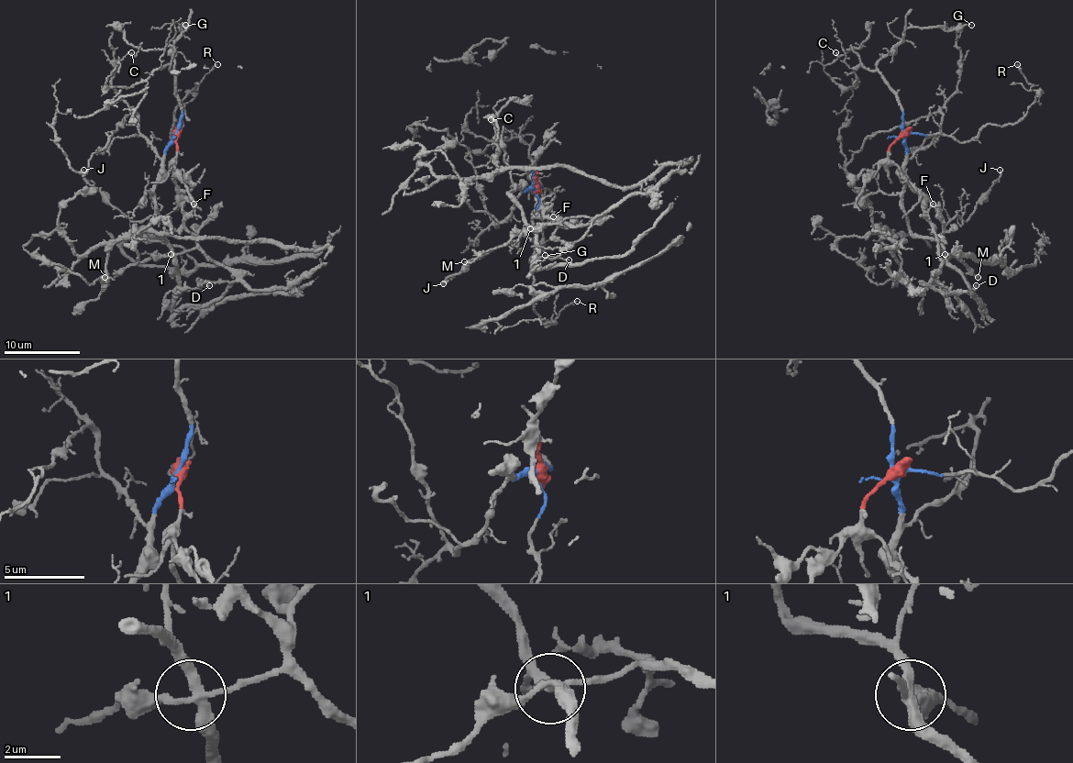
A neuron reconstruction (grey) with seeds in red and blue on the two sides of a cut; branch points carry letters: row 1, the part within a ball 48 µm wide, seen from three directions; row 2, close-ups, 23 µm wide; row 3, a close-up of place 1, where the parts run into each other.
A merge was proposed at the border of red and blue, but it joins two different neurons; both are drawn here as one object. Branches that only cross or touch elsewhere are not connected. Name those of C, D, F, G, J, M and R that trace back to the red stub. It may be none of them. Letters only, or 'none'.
F, M

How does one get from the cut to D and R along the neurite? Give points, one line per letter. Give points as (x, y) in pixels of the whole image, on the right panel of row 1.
D: (904, 133), (902, 211), (908, 227), (943, 247), (946, 260), (969, 287), (973, 291), (977, 284)
R: (904, 133), (943, 133), (969, 142), (988, 124), (1016, 124), (1039, 89), (1026, 80), (1016, 64)

